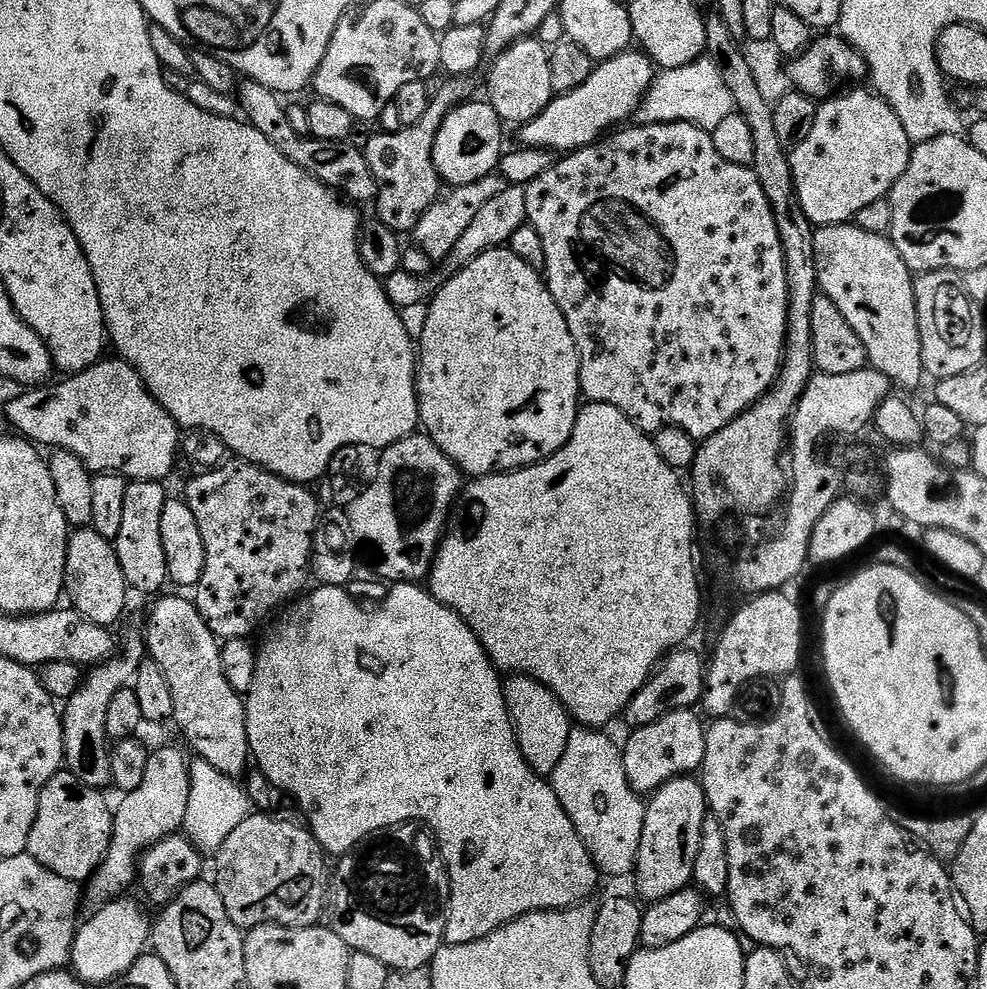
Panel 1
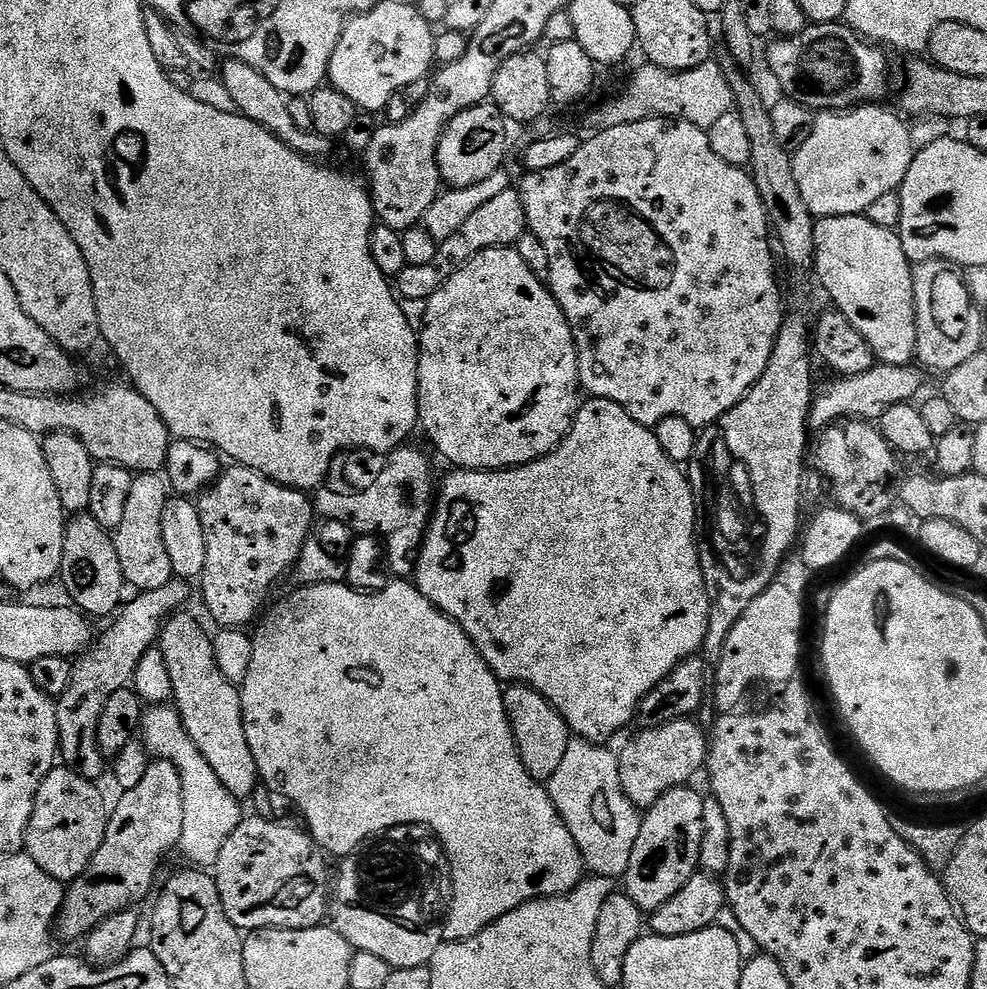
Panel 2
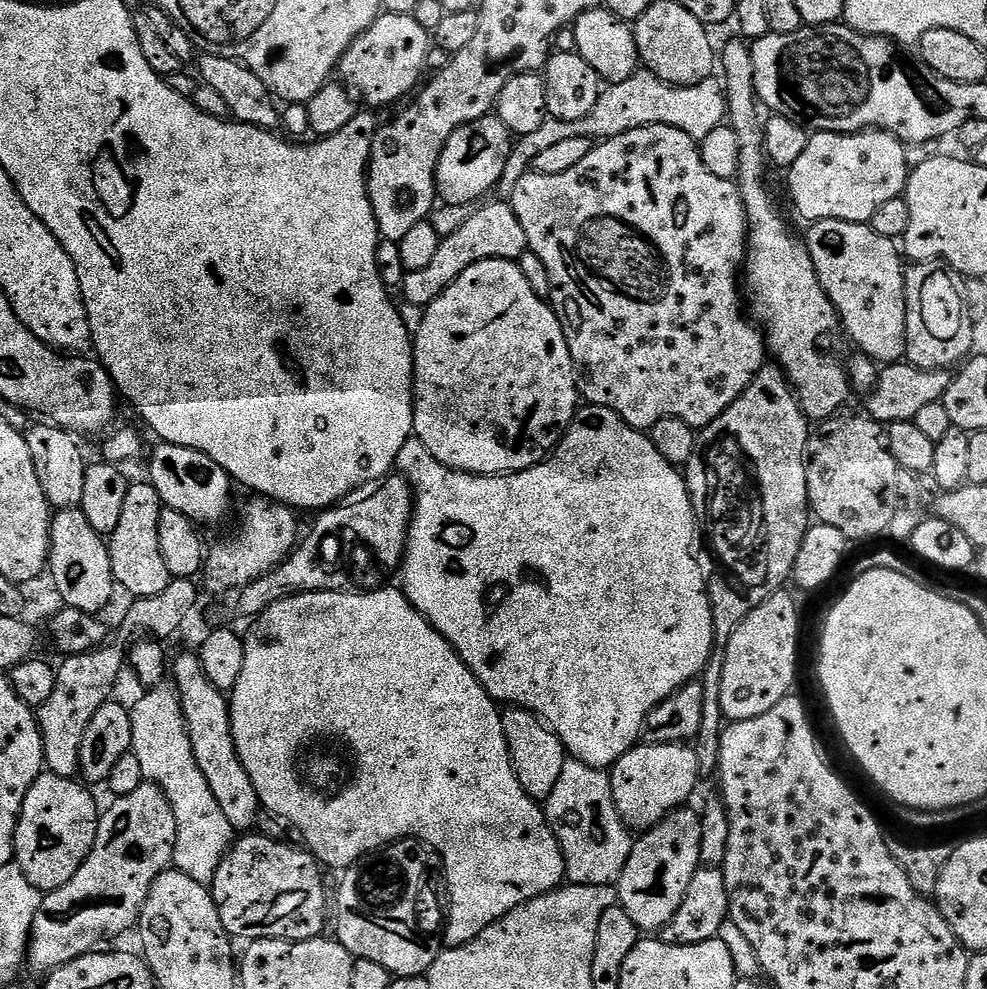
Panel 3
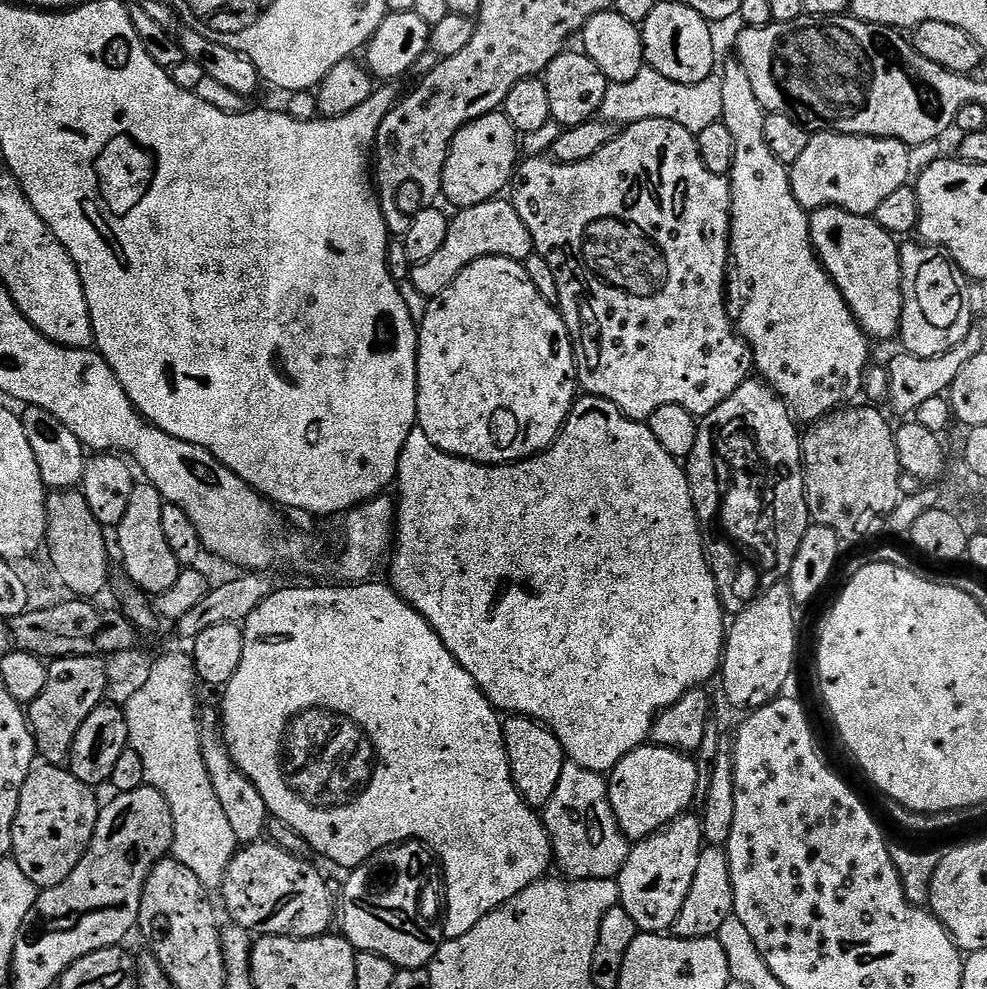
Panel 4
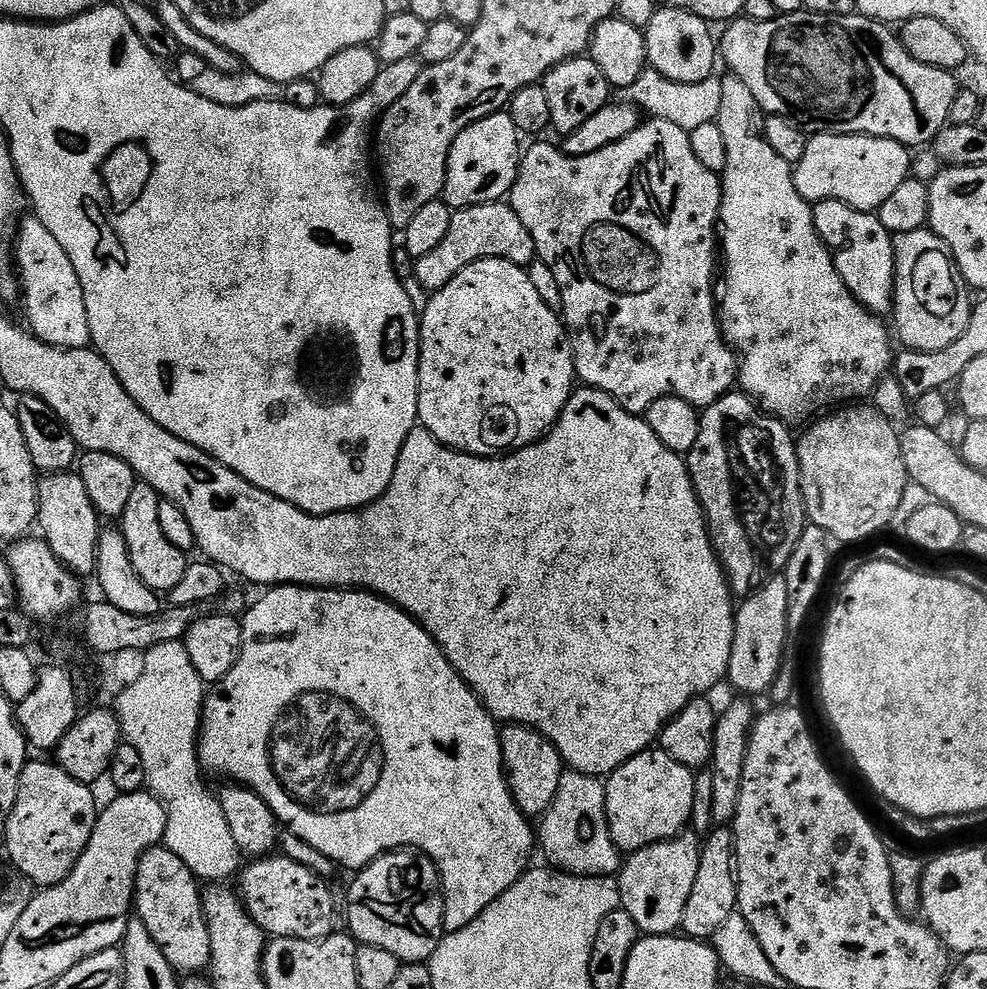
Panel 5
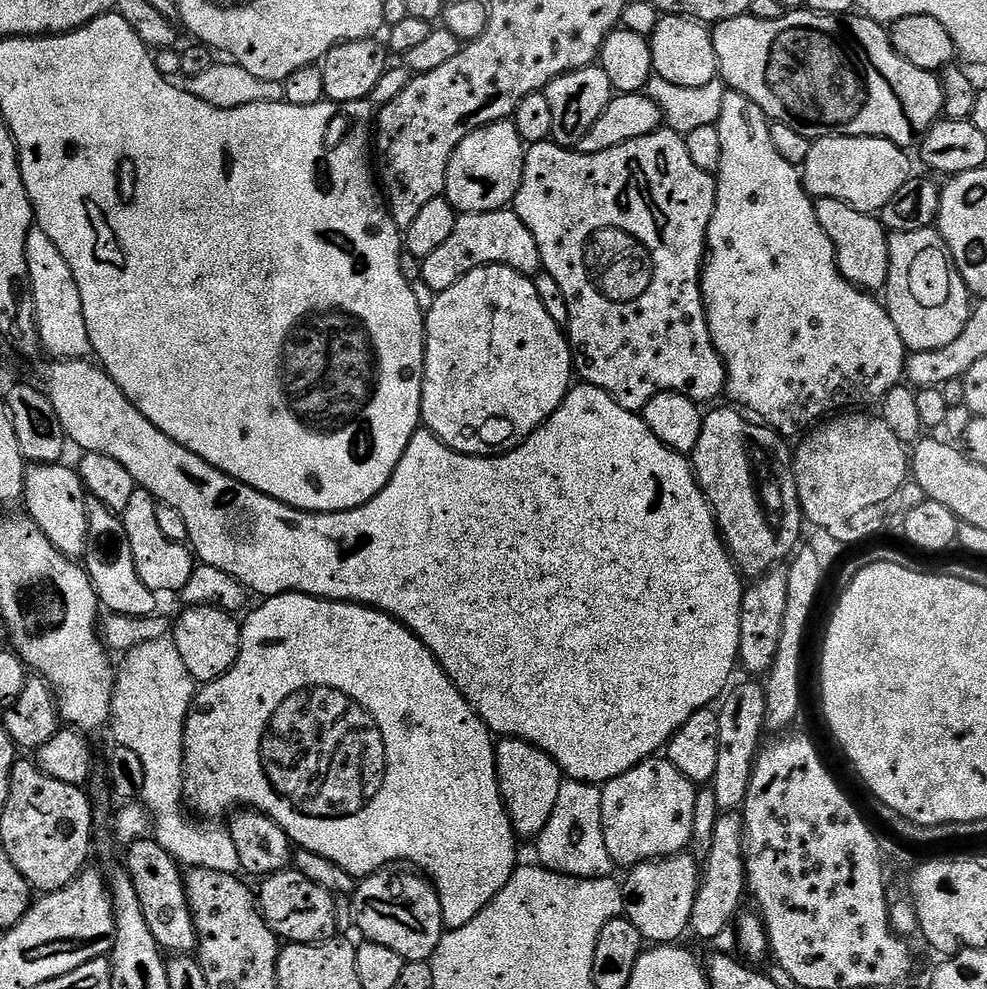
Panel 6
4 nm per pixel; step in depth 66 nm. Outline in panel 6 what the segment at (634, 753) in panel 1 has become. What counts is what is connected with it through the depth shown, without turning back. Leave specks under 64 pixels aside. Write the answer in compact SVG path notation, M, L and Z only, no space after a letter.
M666 758L643 760L638 766L626 770L618 778L600 788L602 794L602 834L606 838L606 850L617 869L631 870L648 860L665 860L667 856L679 856L689 847L694 834L694 798L697 785L692 784Z

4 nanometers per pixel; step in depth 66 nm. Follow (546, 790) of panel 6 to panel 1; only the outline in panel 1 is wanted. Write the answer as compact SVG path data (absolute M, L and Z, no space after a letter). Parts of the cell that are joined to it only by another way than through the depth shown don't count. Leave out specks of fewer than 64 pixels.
M527 674L509 675L504 680L504 697L526 762L533 772L545 778L551 777L558 762L562 762L562 754L566 754L566 742L570 742L574 727L568 708L547 685Z

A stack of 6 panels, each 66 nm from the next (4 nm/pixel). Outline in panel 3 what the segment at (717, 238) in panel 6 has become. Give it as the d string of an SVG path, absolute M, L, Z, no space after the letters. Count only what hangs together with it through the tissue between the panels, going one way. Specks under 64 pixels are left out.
M743 38L728 40L718 52L718 64L724 67L722 83L728 98L728 116L732 128L738 134L740 147L740 170L738 173L738 187L740 196L744 199L744 209L748 215L748 251L746 253L746 284L752 287L756 295L756 304L760 307L760 316L764 319L762 331L766 337L767 347L776 355L775 363L784 369L784 374L792 385L804 409L804 415L812 422L823 422L835 417L840 407L848 400L850 393L850 372L836 356L820 349L820 340L824 340L832 331L841 327L842 321L835 305L826 290L821 286L818 274L814 270L814 262L808 253L808 245L792 233L786 217L780 213L768 184L764 181L764 164L766 153L764 150L764 120L761 105L758 103L756 87L754 86L754 62L749 41Z

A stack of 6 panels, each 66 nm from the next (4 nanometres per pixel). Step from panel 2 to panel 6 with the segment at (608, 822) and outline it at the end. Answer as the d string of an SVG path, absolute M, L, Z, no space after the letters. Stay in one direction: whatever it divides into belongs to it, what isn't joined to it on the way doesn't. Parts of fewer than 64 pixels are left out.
M565 779L558 790L558 803L550 814L550 822L535 841L539 863L552 872L578 878L612 876L614 865L606 850L602 834L602 794L595 784Z

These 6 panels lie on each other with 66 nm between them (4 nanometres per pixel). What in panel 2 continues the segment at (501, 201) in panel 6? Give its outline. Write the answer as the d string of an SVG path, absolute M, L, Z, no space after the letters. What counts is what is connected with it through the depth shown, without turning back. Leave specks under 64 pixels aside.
M491 102L479 104L455 116L442 134L436 155L441 181L454 188L469 188L496 176L504 160L504 151L508 148L508 132L504 127L506 121L500 109Z

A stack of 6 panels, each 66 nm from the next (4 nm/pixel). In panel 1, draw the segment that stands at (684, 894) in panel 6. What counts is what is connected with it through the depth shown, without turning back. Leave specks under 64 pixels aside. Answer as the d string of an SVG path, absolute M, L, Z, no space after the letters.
M691 775L676 776L651 793L646 804L642 846L638 846L634 873L635 895L641 901L665 900L670 894L692 884L694 858L698 858L698 842L702 842L704 820L708 815L710 809L703 783Z

